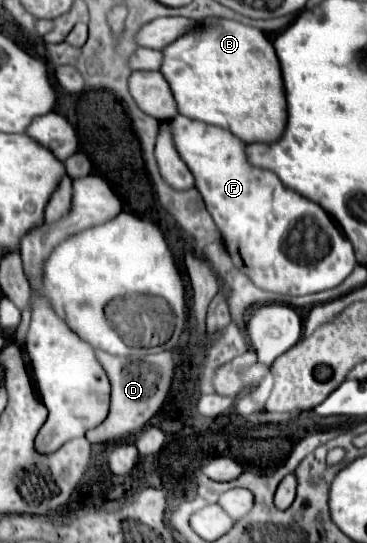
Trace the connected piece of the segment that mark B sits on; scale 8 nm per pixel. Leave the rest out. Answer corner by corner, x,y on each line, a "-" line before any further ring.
201,18
189,32
181,34
179,40
165,46
161,54
163,54
161,74
173,92
179,114
225,128
247,144
273,142
281,136
287,118
281,68
273,44
259,28
229,18

